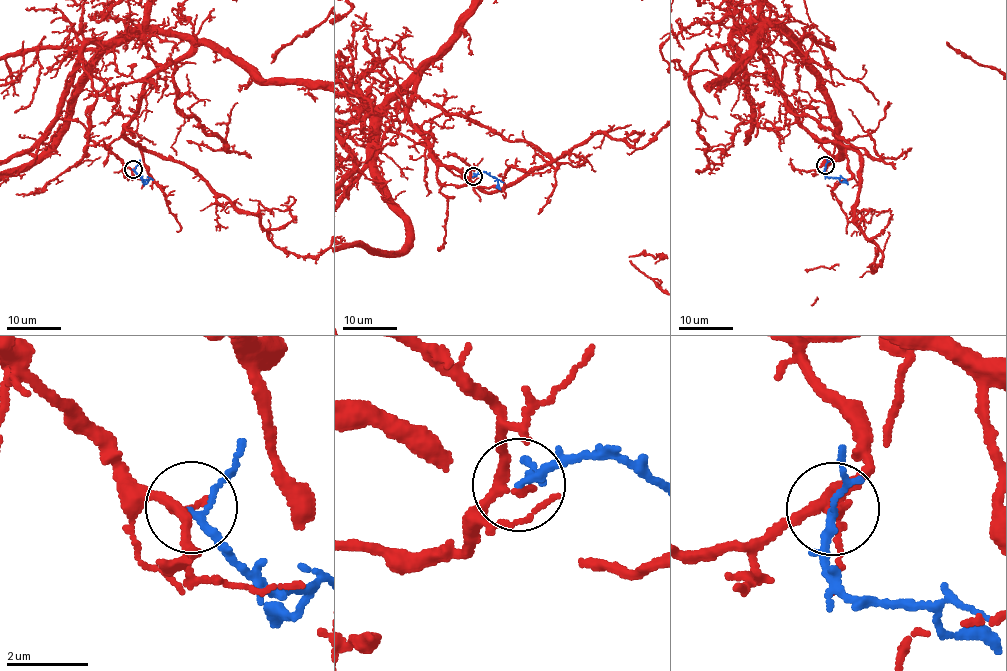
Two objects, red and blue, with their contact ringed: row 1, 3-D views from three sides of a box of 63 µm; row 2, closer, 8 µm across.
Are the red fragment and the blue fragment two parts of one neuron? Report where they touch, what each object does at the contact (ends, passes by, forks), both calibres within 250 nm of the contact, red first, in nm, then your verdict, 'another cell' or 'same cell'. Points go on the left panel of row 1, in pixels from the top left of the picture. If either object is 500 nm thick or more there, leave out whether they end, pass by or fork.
(133, 169) | red passes by | blue passes by | 200/150 nm | another cell

